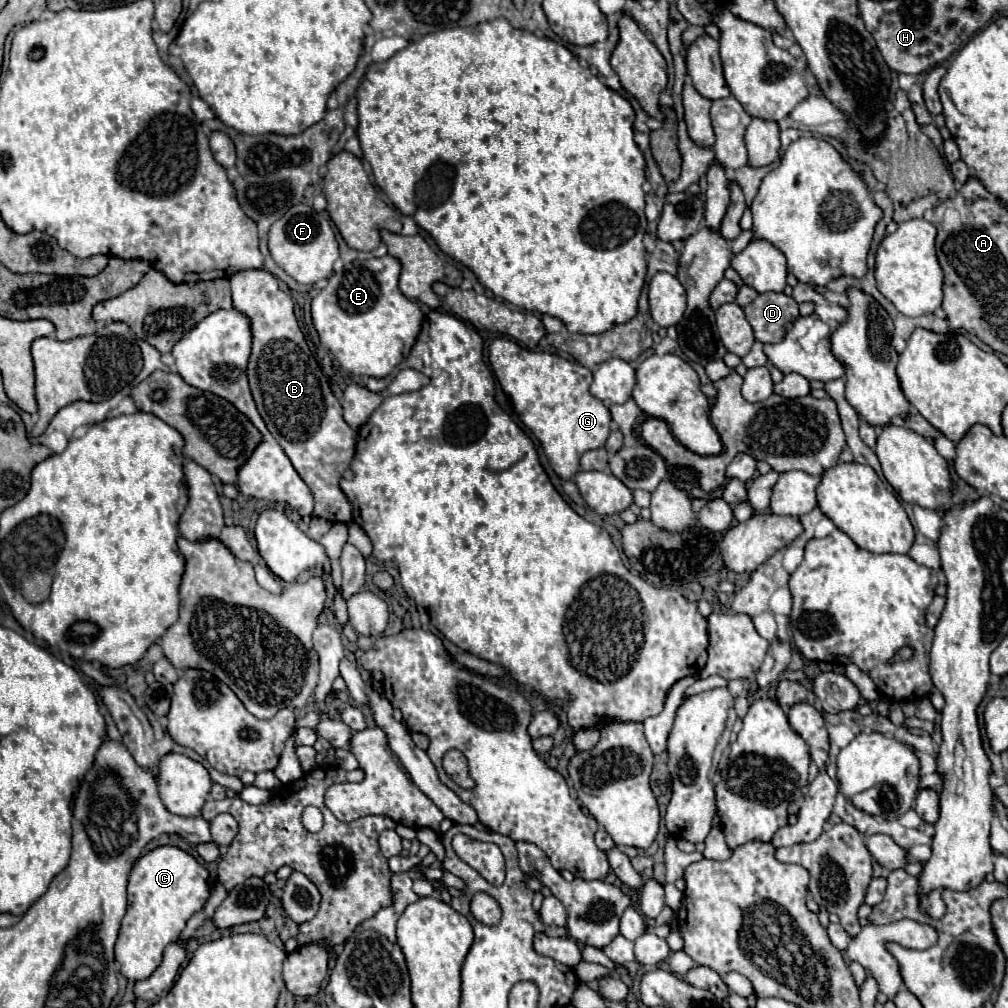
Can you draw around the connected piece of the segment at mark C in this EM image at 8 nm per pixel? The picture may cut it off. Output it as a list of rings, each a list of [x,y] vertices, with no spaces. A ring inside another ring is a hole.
[[[171,845],[149,851],[133,865],[127,887],[129,905],[115,943],[115,961],[121,965],[121,975],[125,979],[143,981],[161,965],[163,949],[177,941],[187,919],[207,903],[207,877],[209,873],[197,859]]]

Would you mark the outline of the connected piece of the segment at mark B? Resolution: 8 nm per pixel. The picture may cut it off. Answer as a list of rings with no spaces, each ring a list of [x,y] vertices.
[[[249,269],[239,271],[231,279],[231,293],[233,293],[233,307],[245,313],[251,319],[253,329],[253,353],[249,359],[247,375],[249,375],[249,387],[253,393],[253,399],[257,403],[257,409],[267,423],[267,429],[275,437],[275,441],[283,447],[285,455],[293,463],[299,477],[307,483],[307,487],[313,493],[315,499],[315,517],[323,517],[327,521],[339,521],[347,523],[351,521],[351,503],[345,497],[345,493],[339,489],[339,479],[343,471],[349,467],[353,455],[355,455],[355,443],[357,433],[345,423],[341,415],[341,403],[331,393],[329,381],[323,375],[321,367],[317,365],[315,357],[311,355],[307,341],[299,329],[299,323],[293,313],[293,299],[279,289],[279,281],[267,273],[265,269]]]

